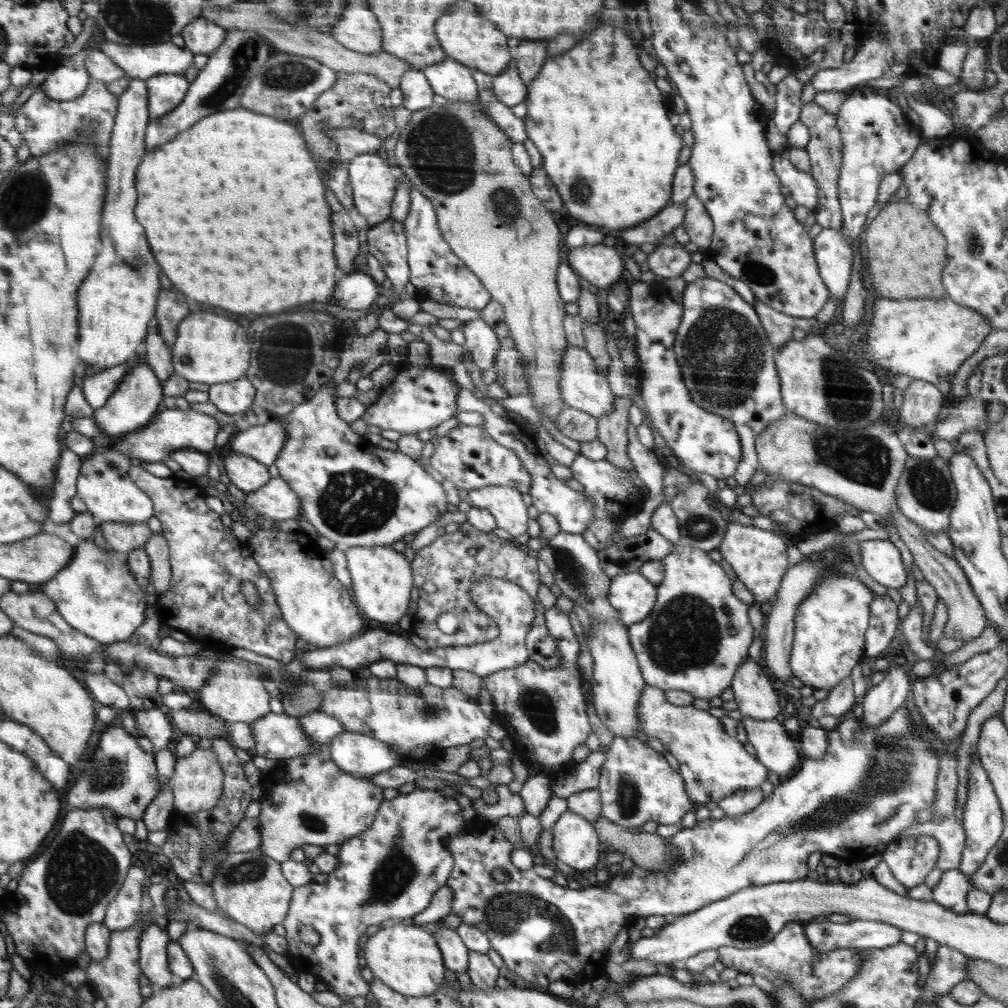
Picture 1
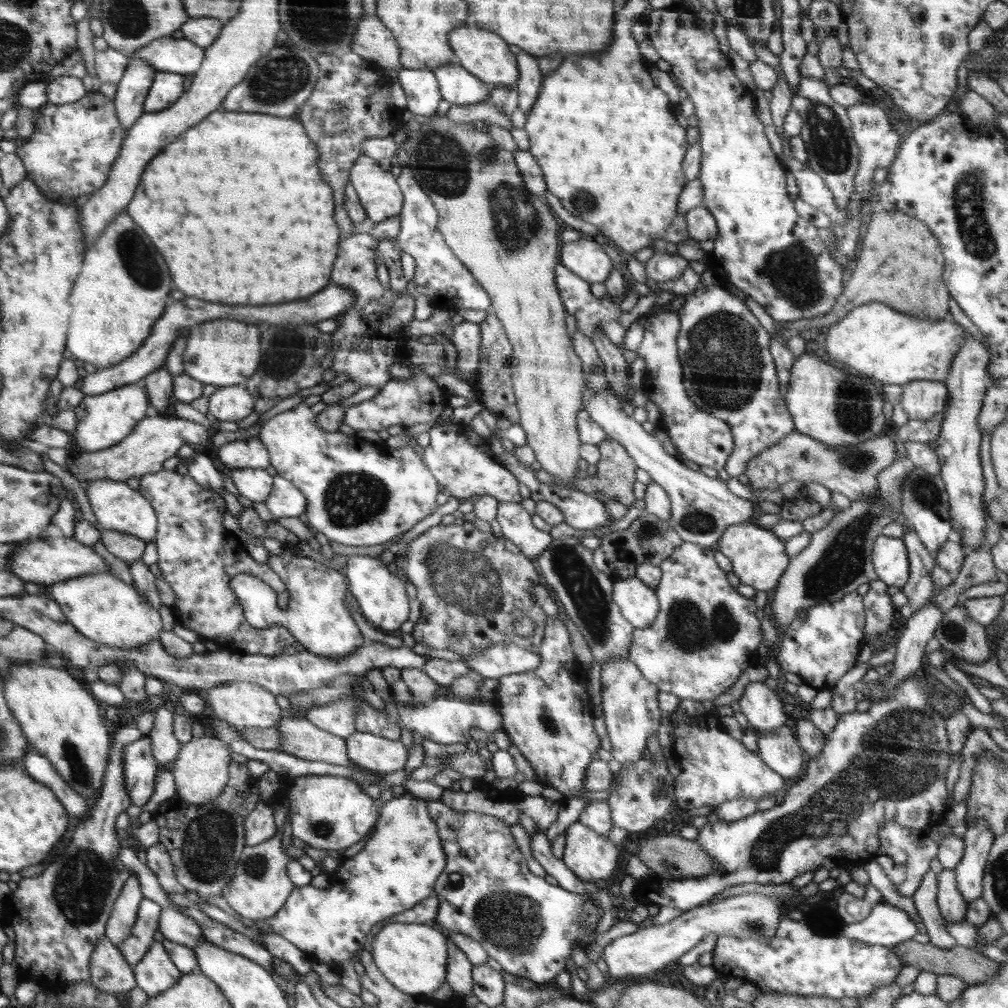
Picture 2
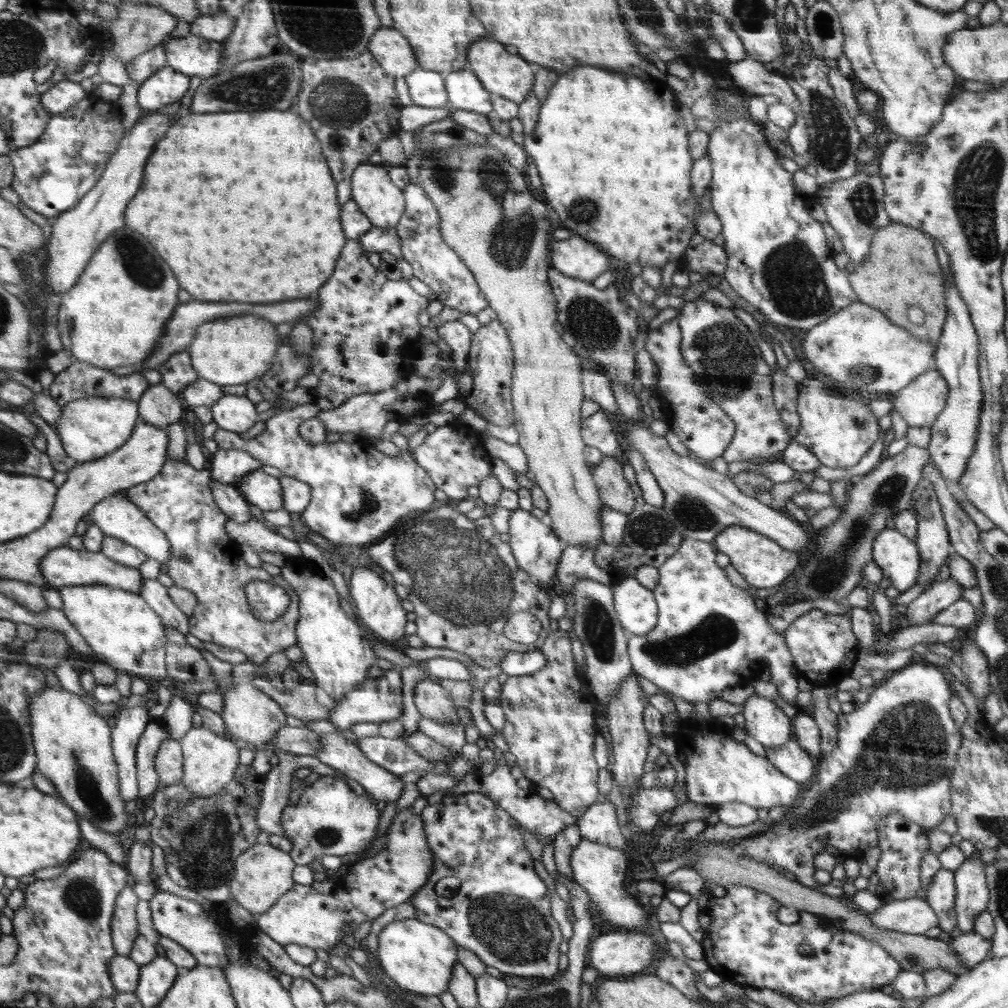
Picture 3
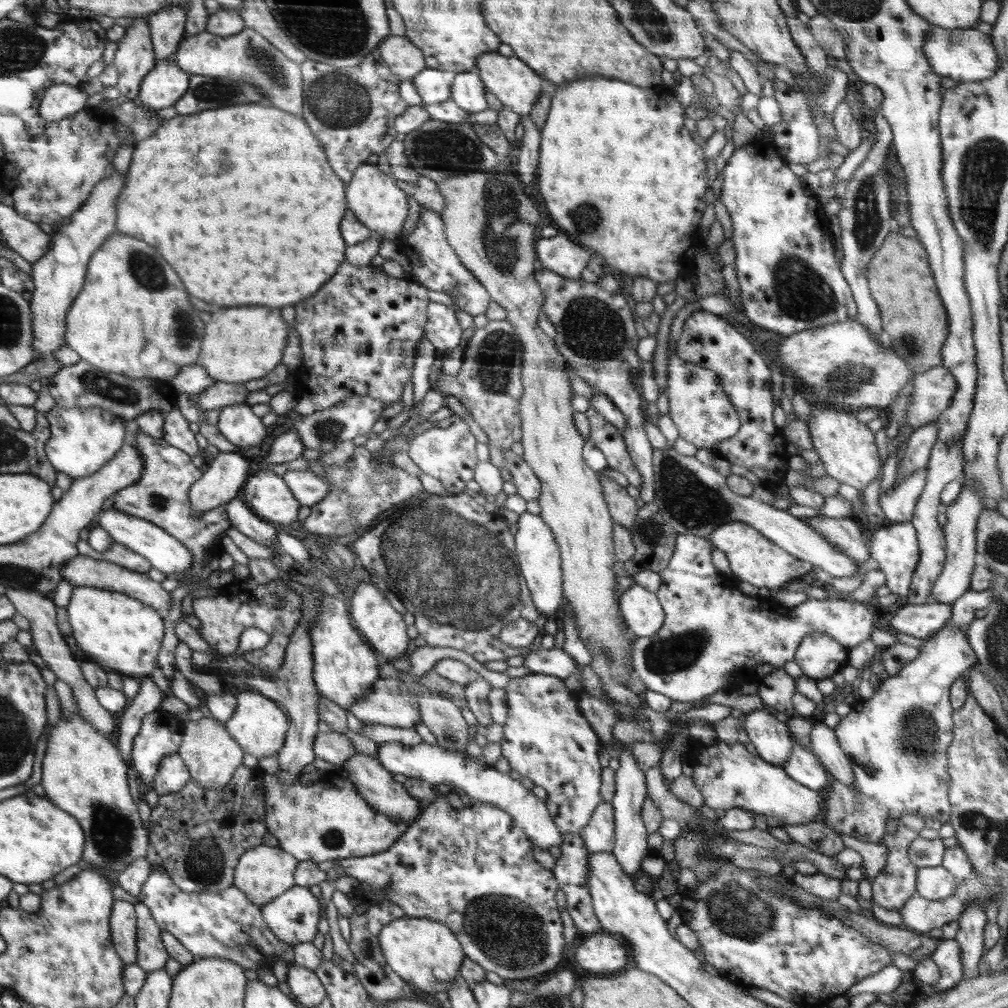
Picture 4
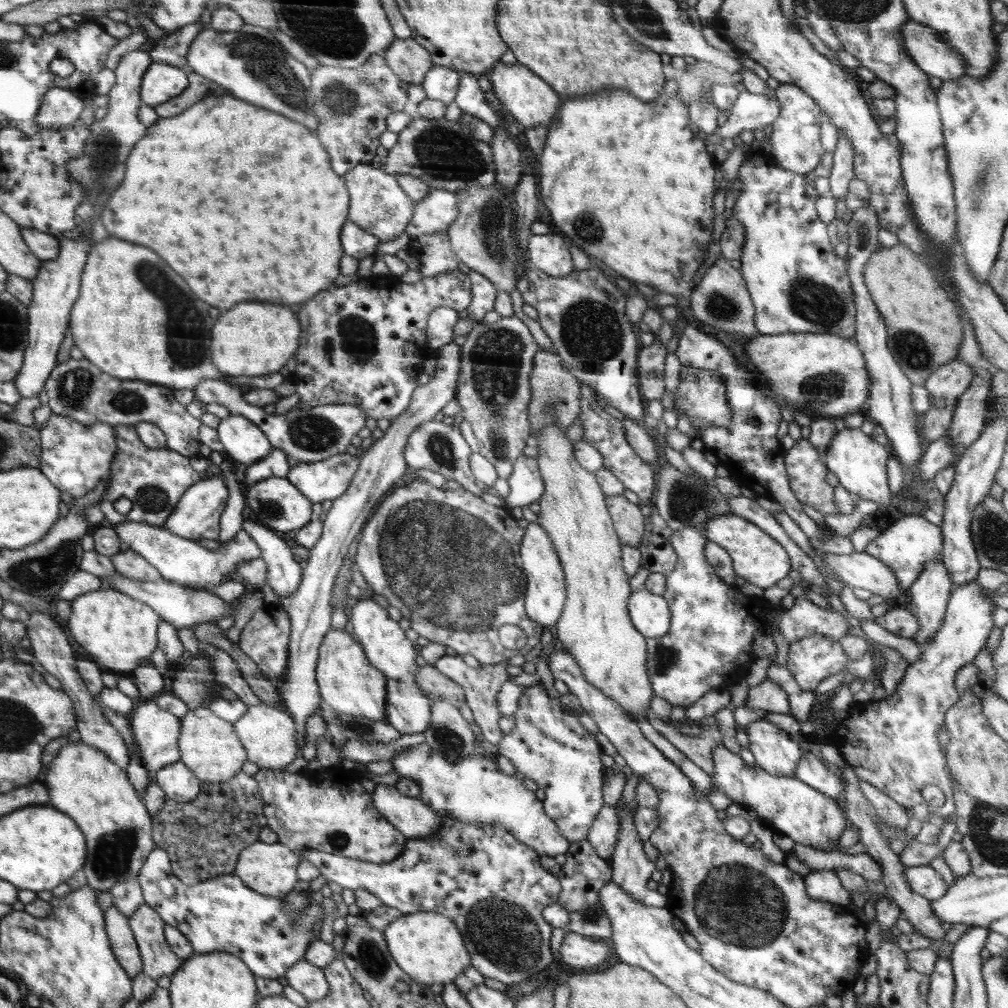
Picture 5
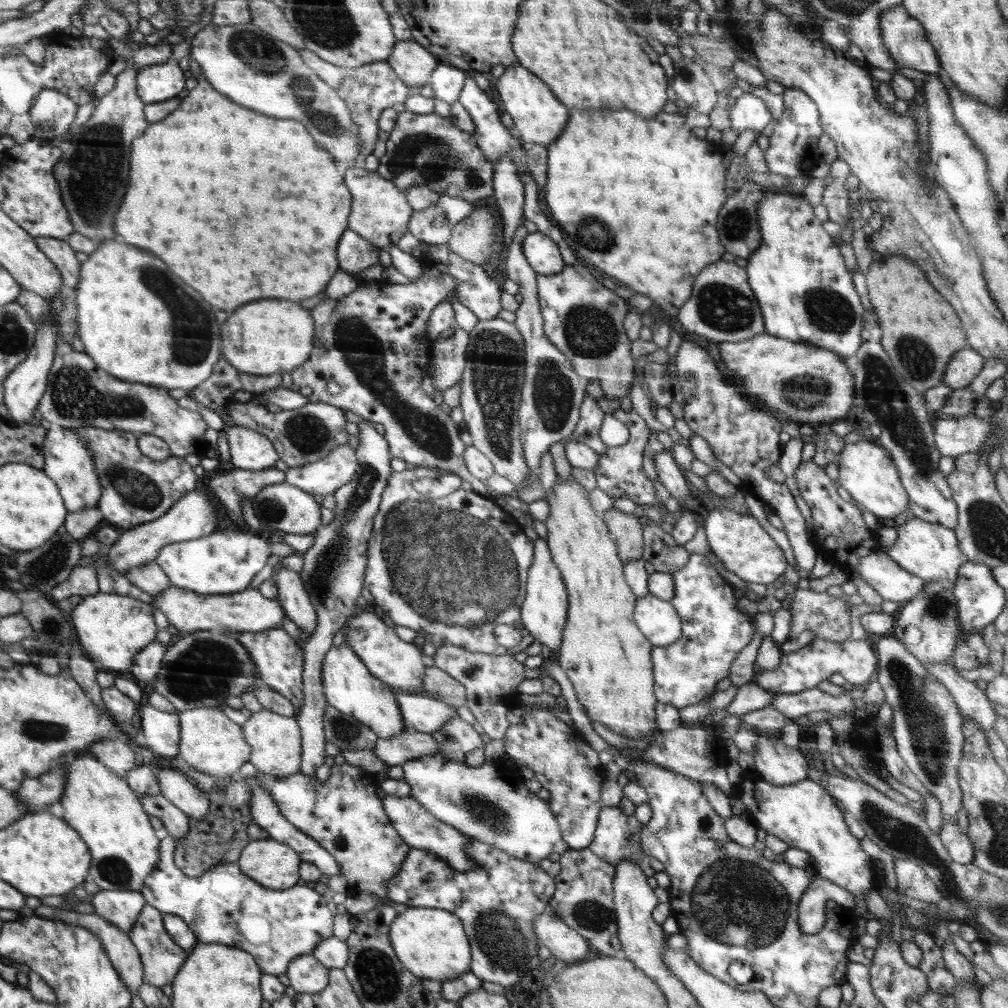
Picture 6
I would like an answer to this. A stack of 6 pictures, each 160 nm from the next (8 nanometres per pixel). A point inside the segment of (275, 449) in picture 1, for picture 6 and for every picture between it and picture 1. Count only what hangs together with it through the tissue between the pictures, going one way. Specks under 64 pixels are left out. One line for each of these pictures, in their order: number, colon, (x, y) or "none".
2: (248, 453)
3: (226, 465)
4: (224, 476)
5: (197, 515)
6: (194, 516)

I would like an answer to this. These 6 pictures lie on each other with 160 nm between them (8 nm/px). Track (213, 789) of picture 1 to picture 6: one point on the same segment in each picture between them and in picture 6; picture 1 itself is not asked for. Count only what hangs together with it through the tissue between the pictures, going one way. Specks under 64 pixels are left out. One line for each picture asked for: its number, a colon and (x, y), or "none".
2: (200, 771)
3: (209, 760)
4: (210, 753)
5: (209, 746)
6: (209, 741)

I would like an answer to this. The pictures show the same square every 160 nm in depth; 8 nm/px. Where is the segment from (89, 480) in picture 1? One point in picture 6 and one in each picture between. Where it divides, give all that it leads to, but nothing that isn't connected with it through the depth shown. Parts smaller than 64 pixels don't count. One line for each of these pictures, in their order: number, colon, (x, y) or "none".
2: (117, 507)
3: (117, 516)
4: (165, 553)
5: (183, 561)
6: (224, 563)

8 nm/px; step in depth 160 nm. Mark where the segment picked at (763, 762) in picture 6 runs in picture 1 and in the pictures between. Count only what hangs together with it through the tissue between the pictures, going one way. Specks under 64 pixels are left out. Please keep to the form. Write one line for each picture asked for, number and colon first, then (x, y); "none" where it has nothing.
1: (753, 690)
2: (764, 710)
3: (764, 721)
4: (772, 739)
5: (774, 751)

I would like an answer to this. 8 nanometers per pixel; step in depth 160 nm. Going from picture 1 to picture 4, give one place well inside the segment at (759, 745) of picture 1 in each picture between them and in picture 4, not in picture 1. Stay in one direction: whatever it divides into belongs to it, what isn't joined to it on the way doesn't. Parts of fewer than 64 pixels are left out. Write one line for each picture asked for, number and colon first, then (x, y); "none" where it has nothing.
2: (780, 750)
3: (791, 759)
4: (804, 766)

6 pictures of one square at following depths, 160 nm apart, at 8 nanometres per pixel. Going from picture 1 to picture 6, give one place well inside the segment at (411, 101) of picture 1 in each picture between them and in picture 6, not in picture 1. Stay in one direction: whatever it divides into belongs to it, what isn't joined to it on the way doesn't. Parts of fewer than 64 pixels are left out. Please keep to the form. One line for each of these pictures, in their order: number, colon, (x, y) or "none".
2: (421, 89)
3: (426, 87)
4: (432, 87)
5: (441, 83)
6: (447, 81)

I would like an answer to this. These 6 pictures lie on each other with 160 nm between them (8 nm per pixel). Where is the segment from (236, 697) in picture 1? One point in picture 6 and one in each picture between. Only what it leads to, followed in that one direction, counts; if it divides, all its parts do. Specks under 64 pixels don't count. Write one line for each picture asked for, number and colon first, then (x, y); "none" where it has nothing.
2: (243, 704)
3: (250, 715)
4: (258, 724)
5: (269, 734)
6: (276, 740)

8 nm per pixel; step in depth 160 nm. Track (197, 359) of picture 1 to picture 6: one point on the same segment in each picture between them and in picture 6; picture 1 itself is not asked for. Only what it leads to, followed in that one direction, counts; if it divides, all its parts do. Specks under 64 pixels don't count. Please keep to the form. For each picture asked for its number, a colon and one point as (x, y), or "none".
2: (228, 353)
3: (237, 350)
4: (242, 344)
5: (255, 339)
6: (274, 336)

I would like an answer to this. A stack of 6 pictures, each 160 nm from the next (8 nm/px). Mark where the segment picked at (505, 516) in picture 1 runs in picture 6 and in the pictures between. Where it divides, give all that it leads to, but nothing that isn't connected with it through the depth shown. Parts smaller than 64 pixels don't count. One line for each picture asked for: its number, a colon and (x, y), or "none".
2: (516, 523)
3: (537, 550)
4: (539, 559)
5: (545, 596)
6: (544, 610)

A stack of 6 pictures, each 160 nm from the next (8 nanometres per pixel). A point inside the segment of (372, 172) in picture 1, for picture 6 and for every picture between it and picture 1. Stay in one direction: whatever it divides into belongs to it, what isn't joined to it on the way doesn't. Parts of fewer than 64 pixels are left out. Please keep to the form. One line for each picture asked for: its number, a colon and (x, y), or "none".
2: (378, 191)
3: (381, 201)
4: (374, 198)
5: (380, 205)
6: (381, 212)

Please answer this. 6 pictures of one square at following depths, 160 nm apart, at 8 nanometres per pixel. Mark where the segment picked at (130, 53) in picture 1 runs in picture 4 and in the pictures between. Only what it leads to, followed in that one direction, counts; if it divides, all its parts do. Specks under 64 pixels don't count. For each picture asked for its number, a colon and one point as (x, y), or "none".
2: (169, 54)
3: (193, 56)
4: (247, 57)

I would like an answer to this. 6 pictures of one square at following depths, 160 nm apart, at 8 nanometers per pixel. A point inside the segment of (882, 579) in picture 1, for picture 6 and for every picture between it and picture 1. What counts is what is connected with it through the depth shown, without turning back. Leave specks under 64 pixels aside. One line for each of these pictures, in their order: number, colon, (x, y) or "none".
2: (889, 558)
3: (894, 554)
4: (895, 548)
5: (910, 543)
6: (930, 551)

